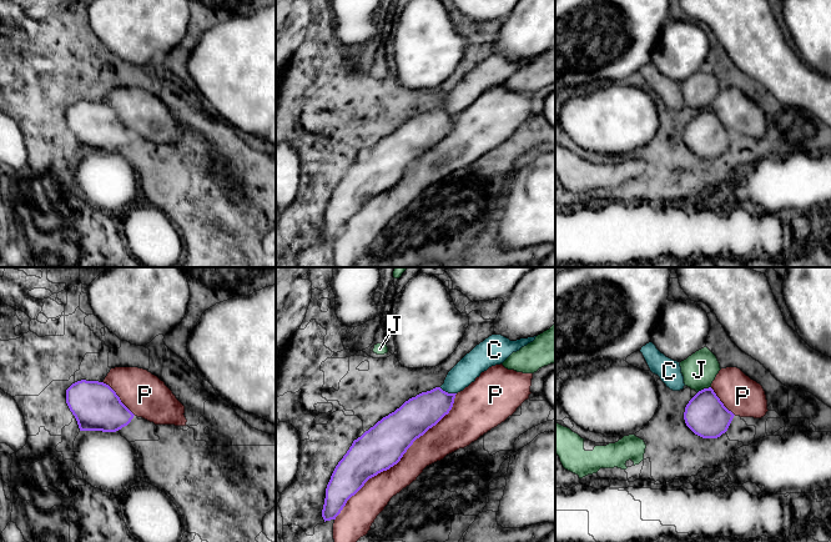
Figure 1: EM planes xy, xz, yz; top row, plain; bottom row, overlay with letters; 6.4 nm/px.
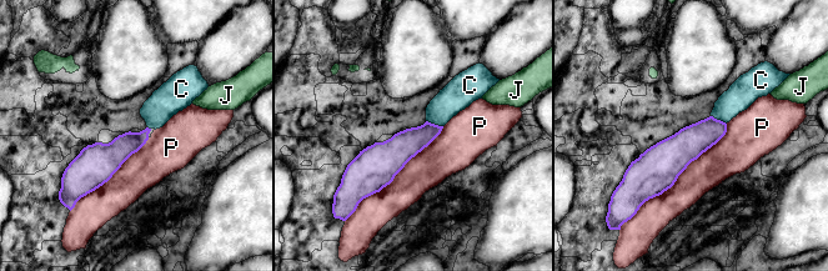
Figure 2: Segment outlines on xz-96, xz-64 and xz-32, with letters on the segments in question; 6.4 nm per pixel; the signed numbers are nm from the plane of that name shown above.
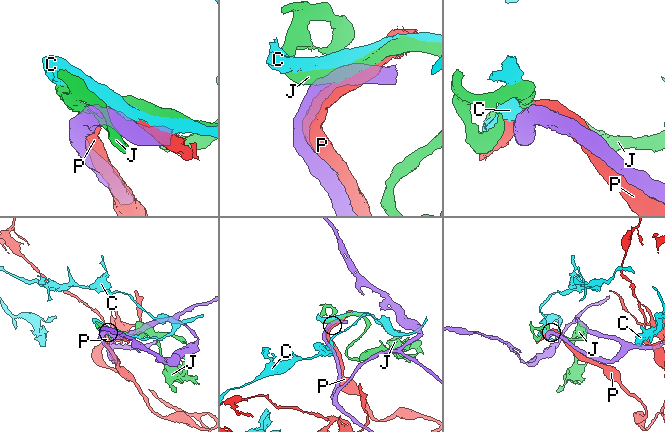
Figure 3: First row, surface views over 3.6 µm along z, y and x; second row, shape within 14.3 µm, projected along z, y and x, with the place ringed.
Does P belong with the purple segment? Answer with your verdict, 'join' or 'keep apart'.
join

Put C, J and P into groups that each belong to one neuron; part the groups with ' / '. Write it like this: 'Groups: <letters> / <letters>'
Groups: C J / P

